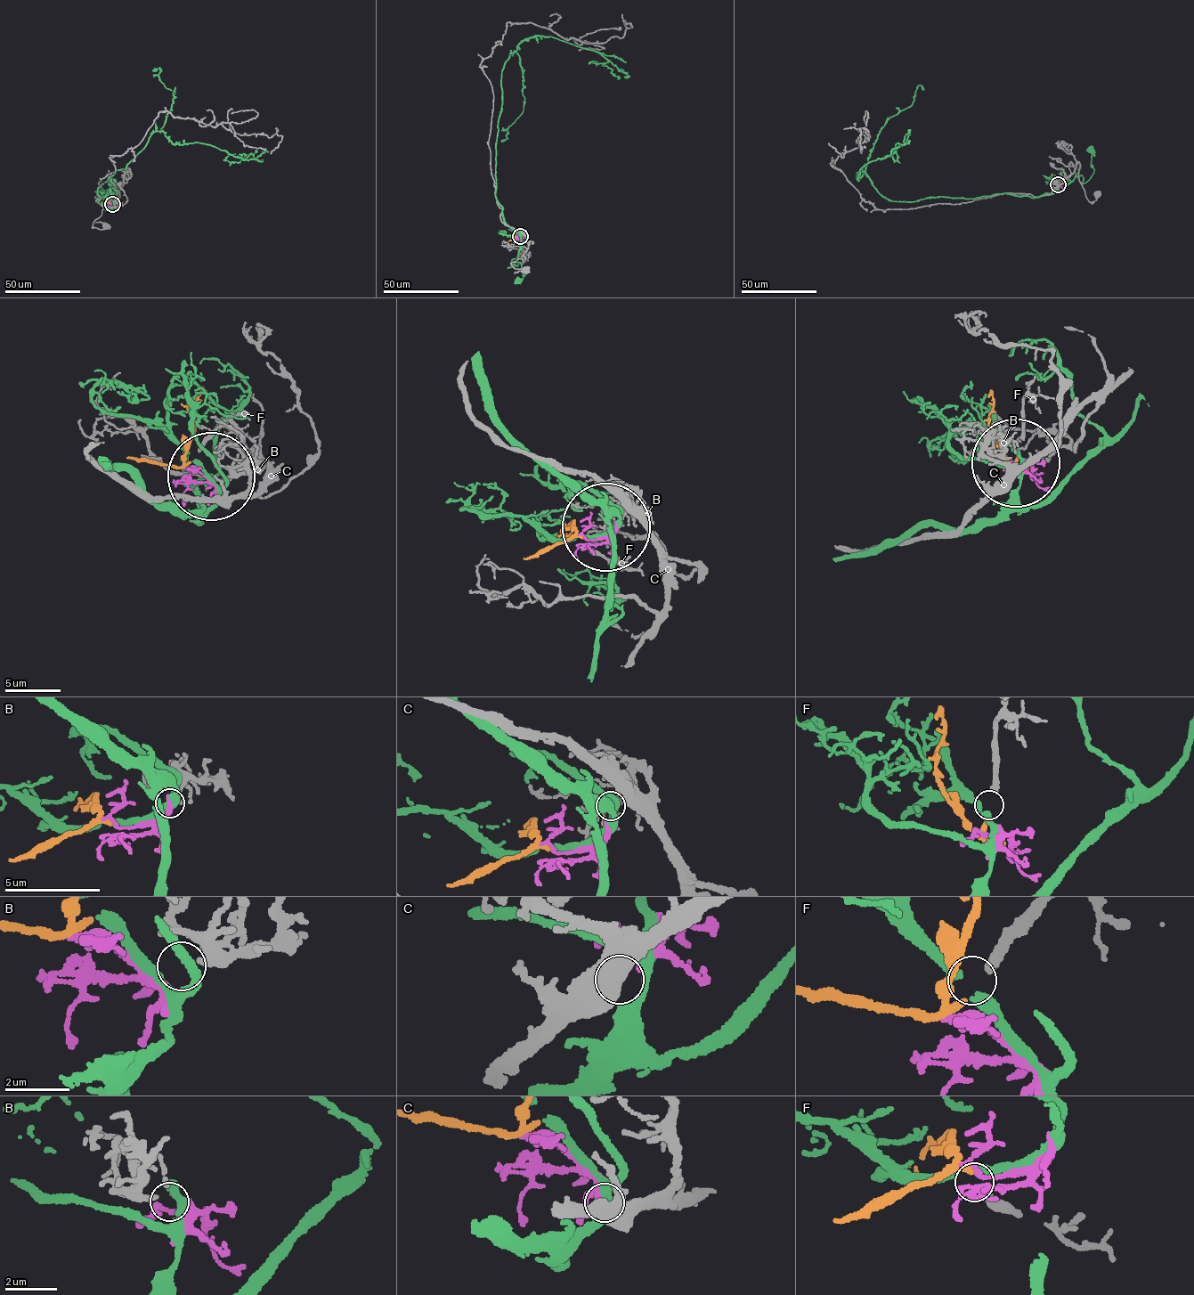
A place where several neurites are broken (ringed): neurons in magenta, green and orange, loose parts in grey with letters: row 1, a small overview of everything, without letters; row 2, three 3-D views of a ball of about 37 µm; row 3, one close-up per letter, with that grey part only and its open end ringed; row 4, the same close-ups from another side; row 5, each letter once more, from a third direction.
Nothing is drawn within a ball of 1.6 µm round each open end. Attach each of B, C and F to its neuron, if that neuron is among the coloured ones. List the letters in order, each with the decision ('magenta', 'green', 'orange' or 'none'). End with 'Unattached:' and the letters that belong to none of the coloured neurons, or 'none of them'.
B: none
C: magenta
F: orange
Unattached: B

